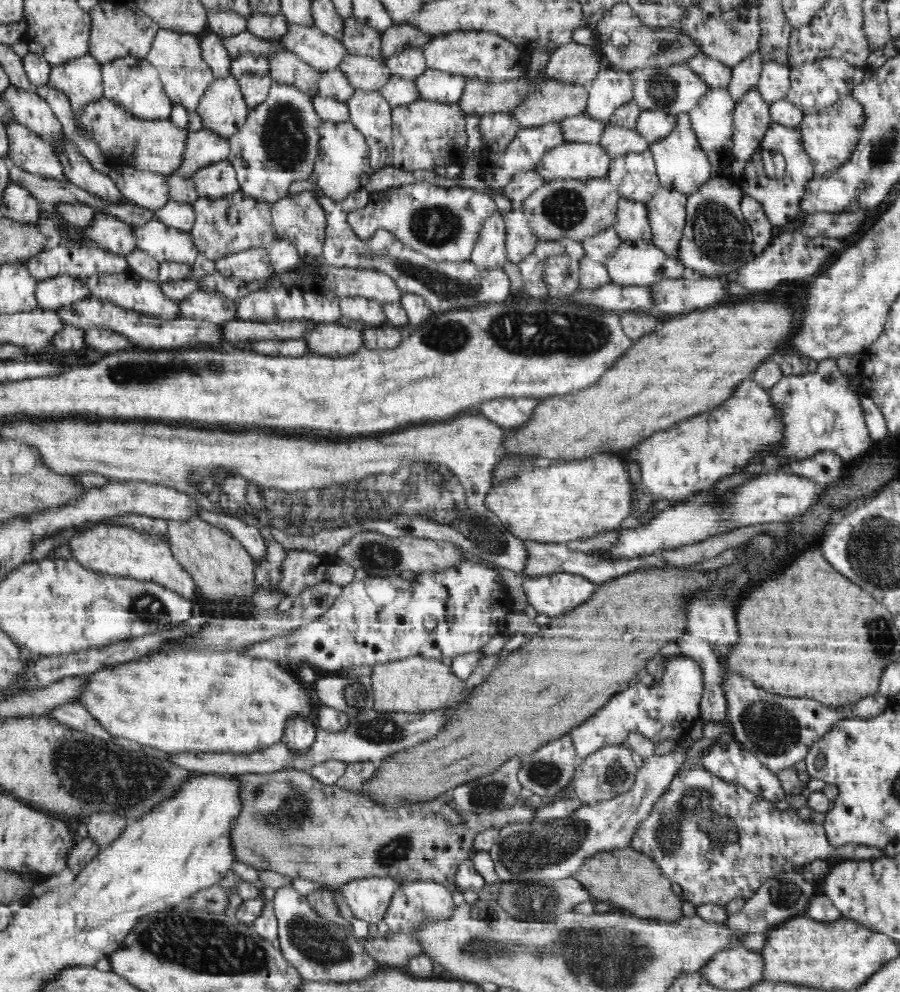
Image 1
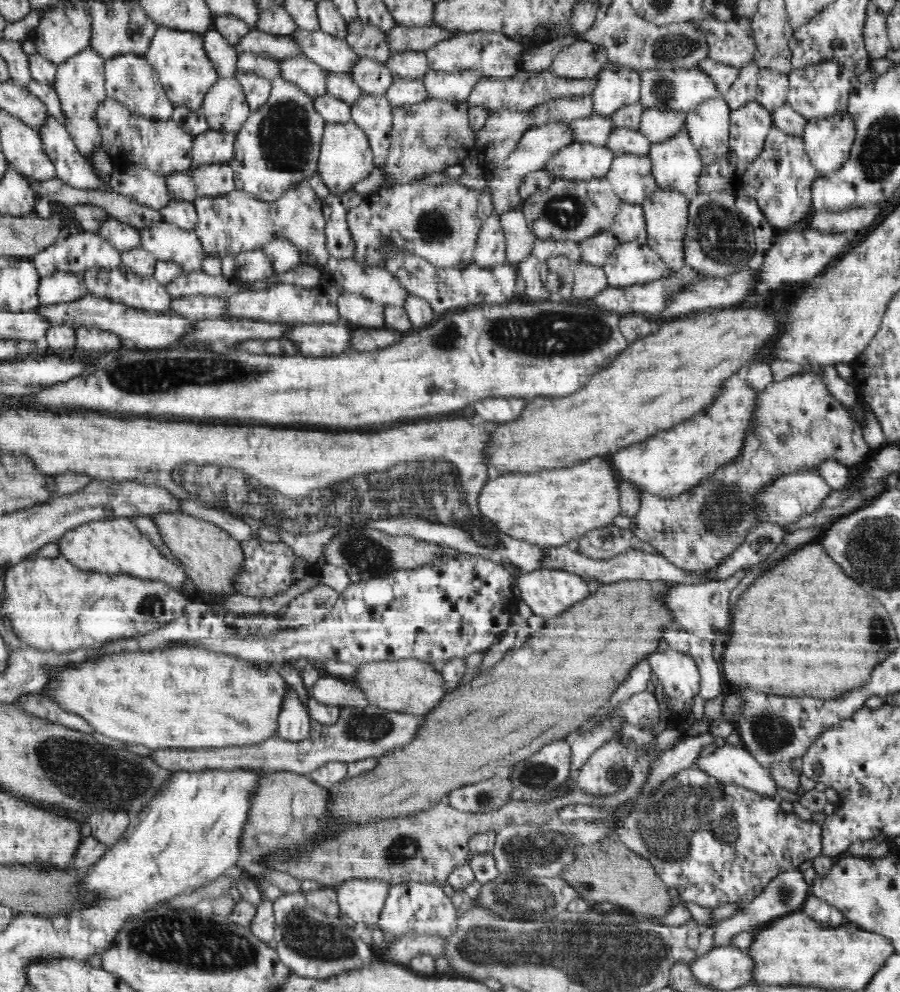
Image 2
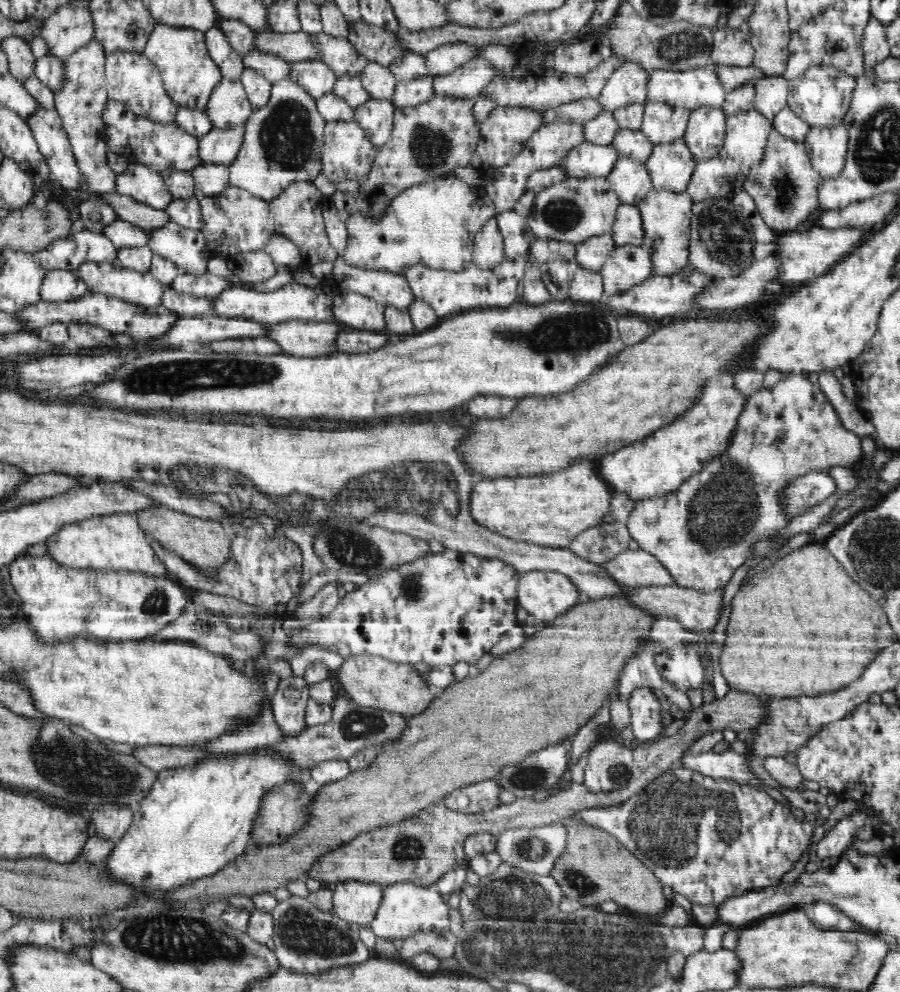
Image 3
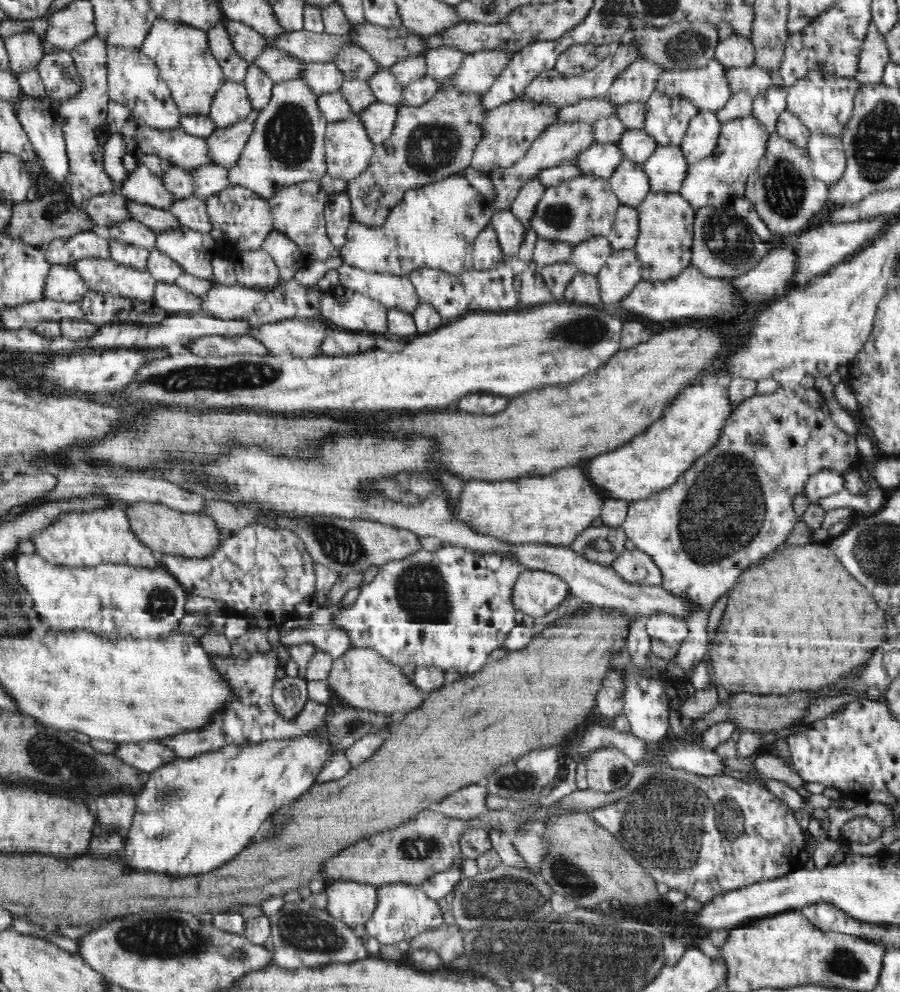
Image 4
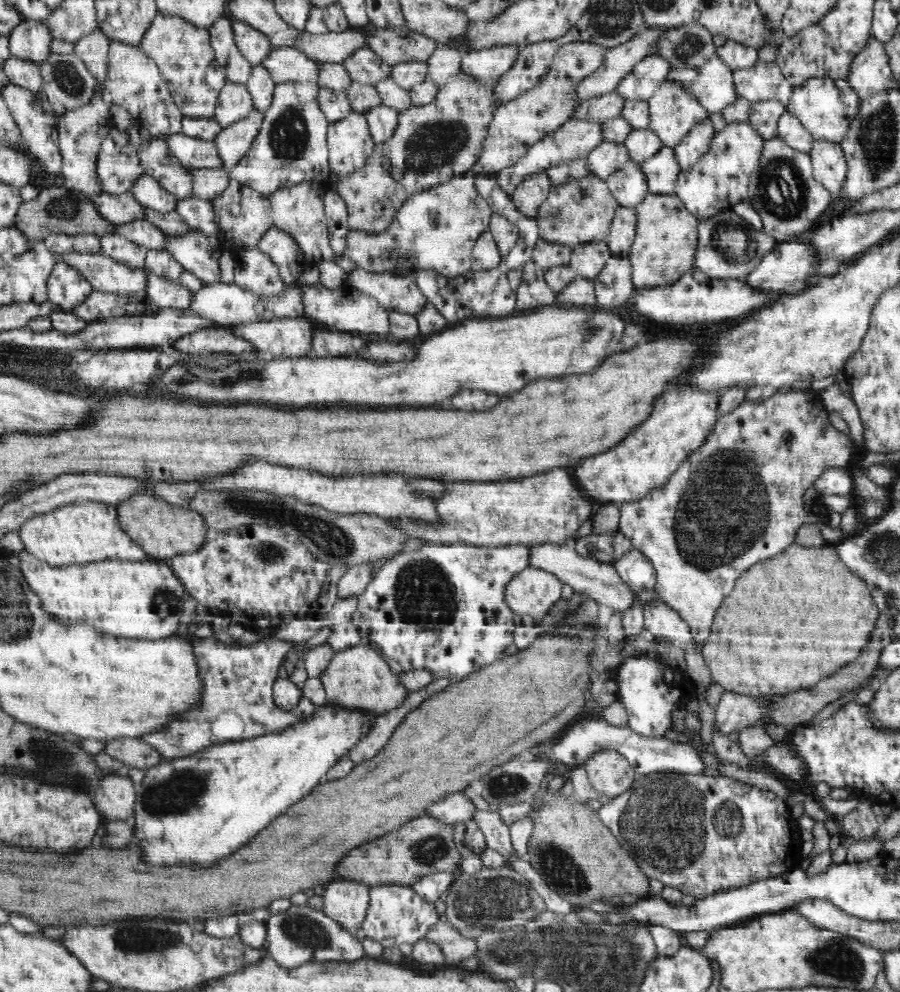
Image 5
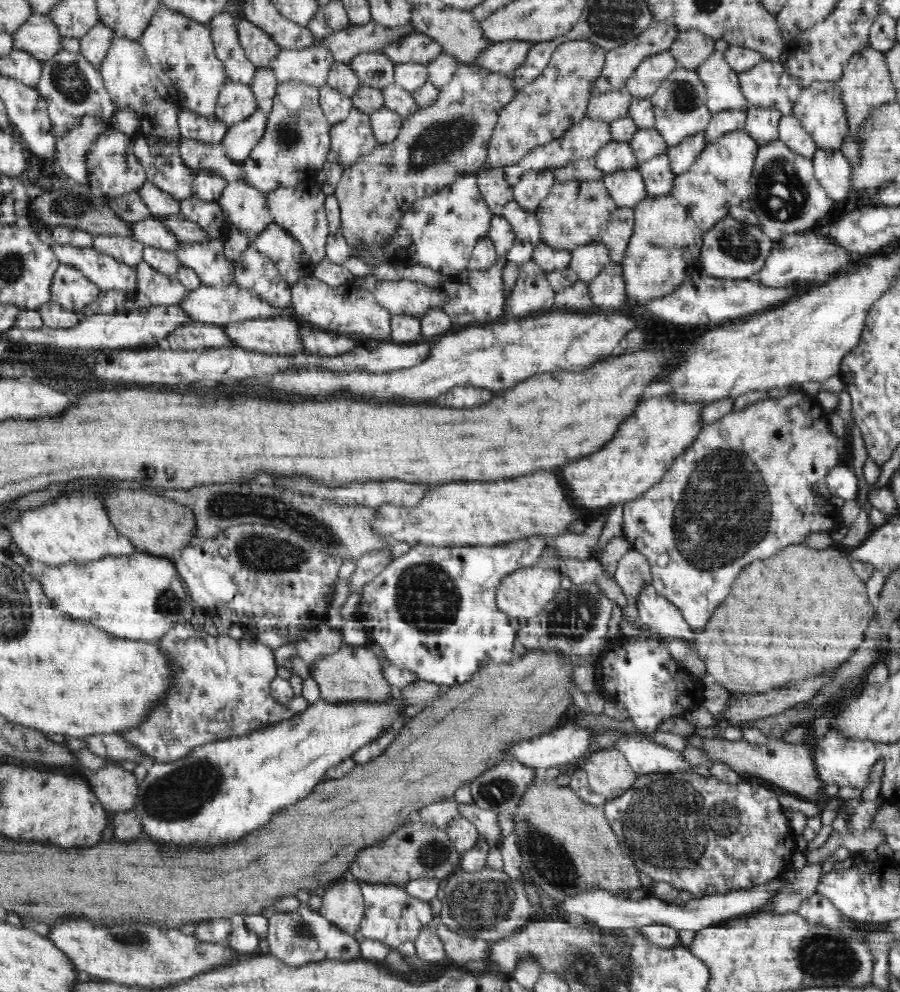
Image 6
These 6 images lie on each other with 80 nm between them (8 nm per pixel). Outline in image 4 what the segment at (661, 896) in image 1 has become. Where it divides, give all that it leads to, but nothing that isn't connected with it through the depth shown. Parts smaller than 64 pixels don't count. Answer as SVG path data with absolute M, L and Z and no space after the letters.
M572 812L550 816L543 824L543 834L550 848L539 864L539 876L550 885L553 892L572 900L578 908L590 910L604 900L617 898L630 902L638 909L658 900L652 874L624 850L618 839L604 827L598 826L590 813Z

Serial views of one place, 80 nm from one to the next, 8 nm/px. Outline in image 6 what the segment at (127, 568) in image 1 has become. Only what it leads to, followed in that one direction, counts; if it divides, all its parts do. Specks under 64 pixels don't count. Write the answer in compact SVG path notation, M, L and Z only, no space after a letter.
M72 493L45 505L28 509L6 528L20 552L31 560L57 567L66 563L86 564L111 556L134 555L138 550L109 521L103 499Z

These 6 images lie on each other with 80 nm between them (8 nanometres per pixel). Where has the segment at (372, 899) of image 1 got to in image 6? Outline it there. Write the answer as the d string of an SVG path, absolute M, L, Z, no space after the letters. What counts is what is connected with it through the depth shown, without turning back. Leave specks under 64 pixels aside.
M347 877L325 887L319 912L342 932L354 935L365 914L365 902L358 881Z

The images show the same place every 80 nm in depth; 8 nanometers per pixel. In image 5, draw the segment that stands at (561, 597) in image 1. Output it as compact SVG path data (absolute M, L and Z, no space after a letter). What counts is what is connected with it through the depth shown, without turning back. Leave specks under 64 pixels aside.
M529 566L506 586L505 603L518 616L541 618L561 598L563 585L555 574Z

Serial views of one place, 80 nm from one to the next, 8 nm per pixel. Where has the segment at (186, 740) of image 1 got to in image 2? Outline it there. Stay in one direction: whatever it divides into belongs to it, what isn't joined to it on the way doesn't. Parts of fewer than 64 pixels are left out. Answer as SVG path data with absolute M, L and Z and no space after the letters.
M175 646L163 649L157 648L147 651L128 651L127 653L112 653L111 655L96 655L83 663L66 667L64 671L54 671L53 678L44 686L45 696L49 696L50 701L59 704L66 712L81 716L95 730L108 738L125 742L126 744L142 744L150 749L181 748L222 748L222 747L249 747L256 743L265 742L272 739L277 734L278 717L281 708L284 707L285 696L288 695L289 685L282 676L274 670L274 666L268 662L249 662L240 660L236 656L222 652L209 651L198 647Z

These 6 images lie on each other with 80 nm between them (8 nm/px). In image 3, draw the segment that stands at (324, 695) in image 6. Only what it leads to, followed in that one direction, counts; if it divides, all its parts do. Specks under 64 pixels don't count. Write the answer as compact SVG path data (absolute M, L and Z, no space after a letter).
M362 654L344 658L342 666L332 673L332 679L343 695L357 705L370 706L406 717L424 712L436 698L426 674L420 673L411 664L395 663L376 655Z

